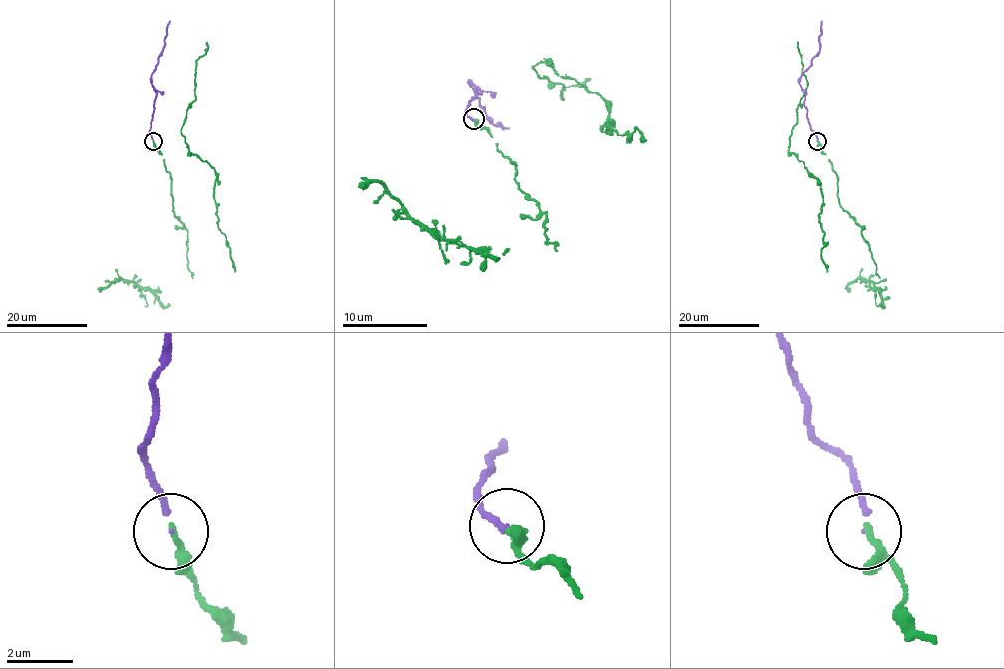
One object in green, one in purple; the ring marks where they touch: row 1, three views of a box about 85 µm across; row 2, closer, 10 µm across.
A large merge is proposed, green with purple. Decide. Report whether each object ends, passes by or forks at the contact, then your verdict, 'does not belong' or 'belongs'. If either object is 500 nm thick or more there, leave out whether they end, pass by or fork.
green passes by; purple ends there; belongs

